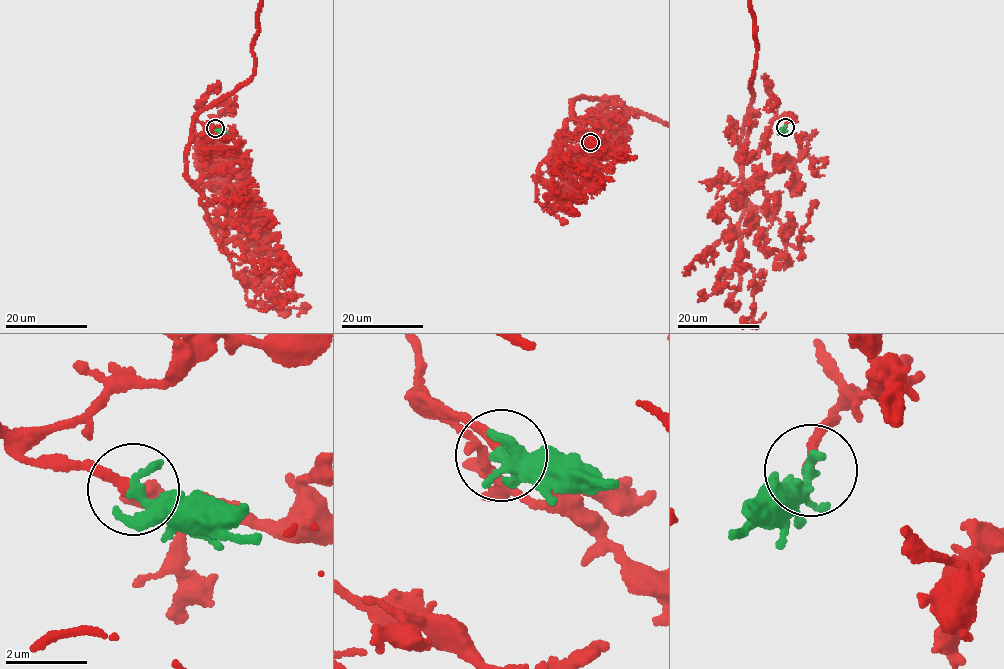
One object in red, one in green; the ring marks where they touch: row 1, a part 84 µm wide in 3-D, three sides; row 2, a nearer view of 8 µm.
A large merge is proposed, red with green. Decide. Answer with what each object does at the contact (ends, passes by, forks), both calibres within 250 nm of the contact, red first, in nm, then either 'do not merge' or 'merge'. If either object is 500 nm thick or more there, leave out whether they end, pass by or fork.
red ends | green forks | 220/240 nm | merge

